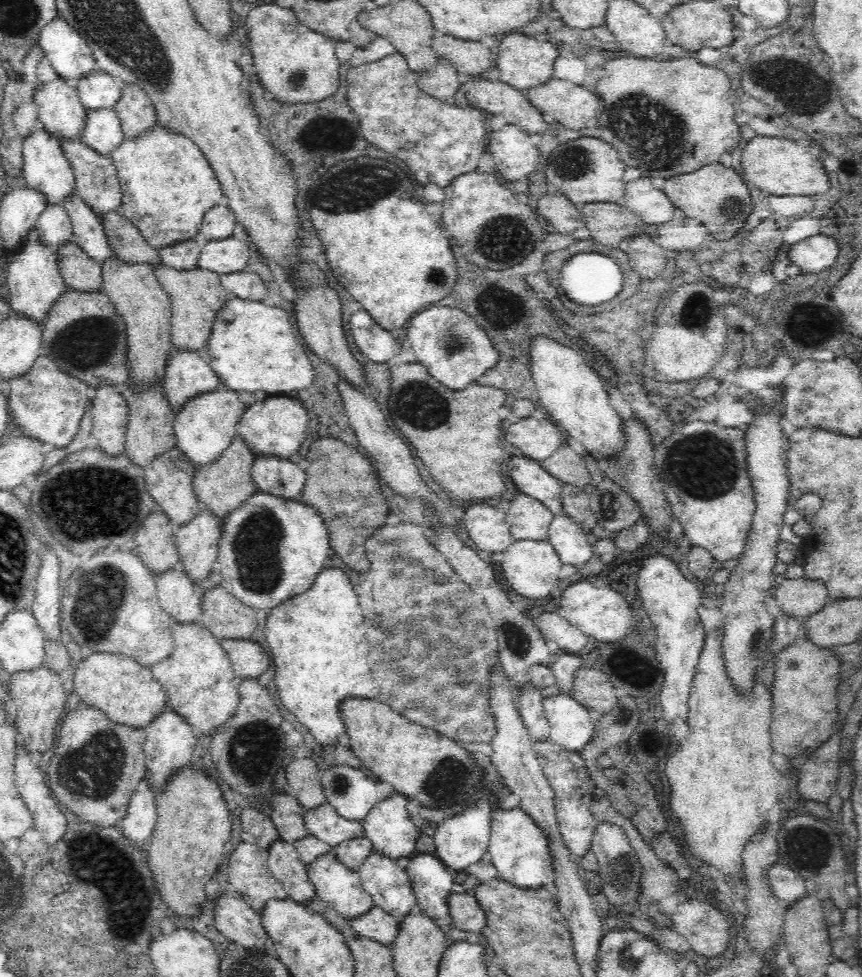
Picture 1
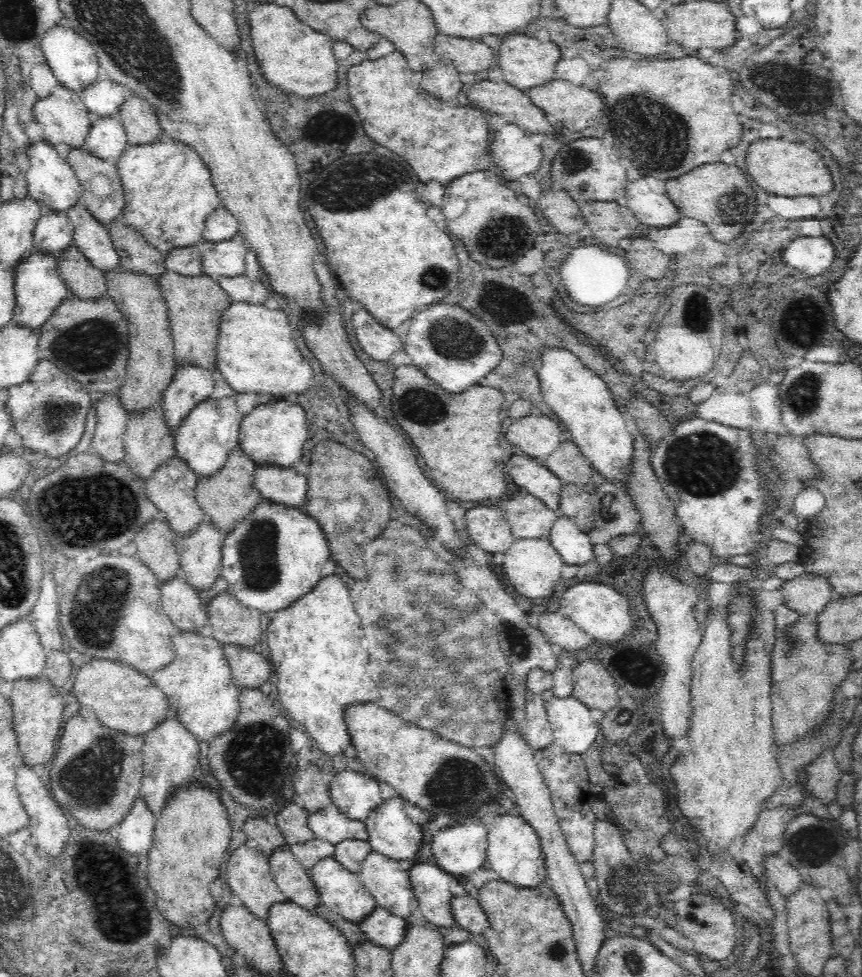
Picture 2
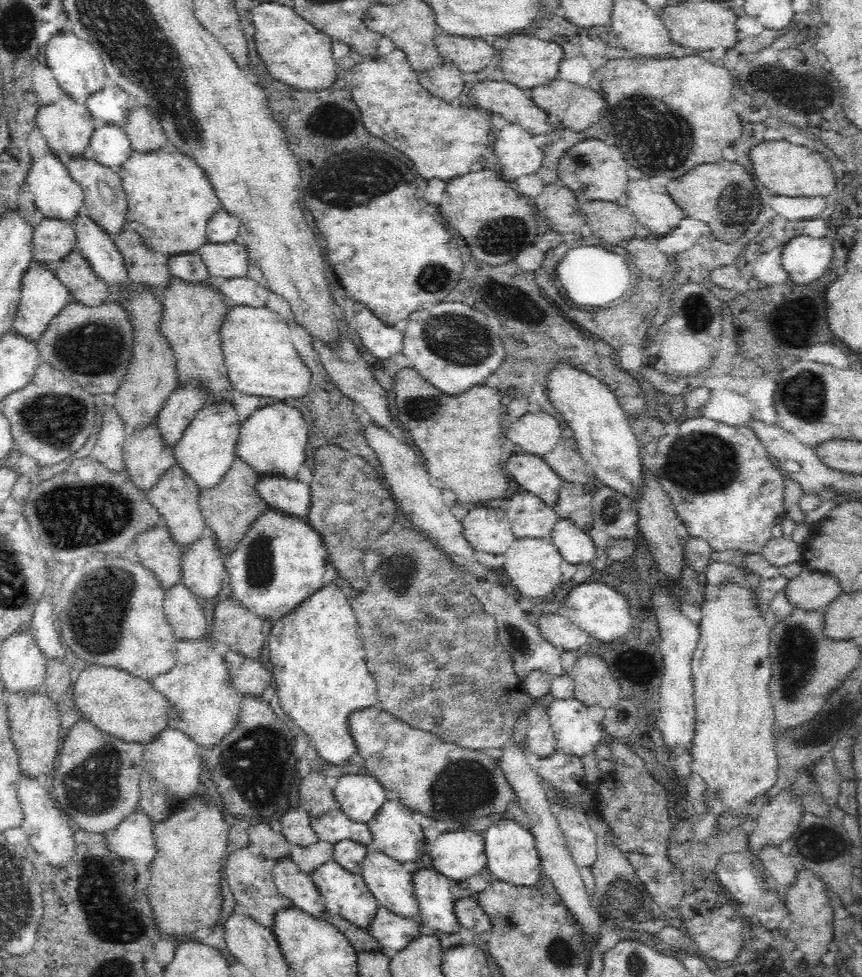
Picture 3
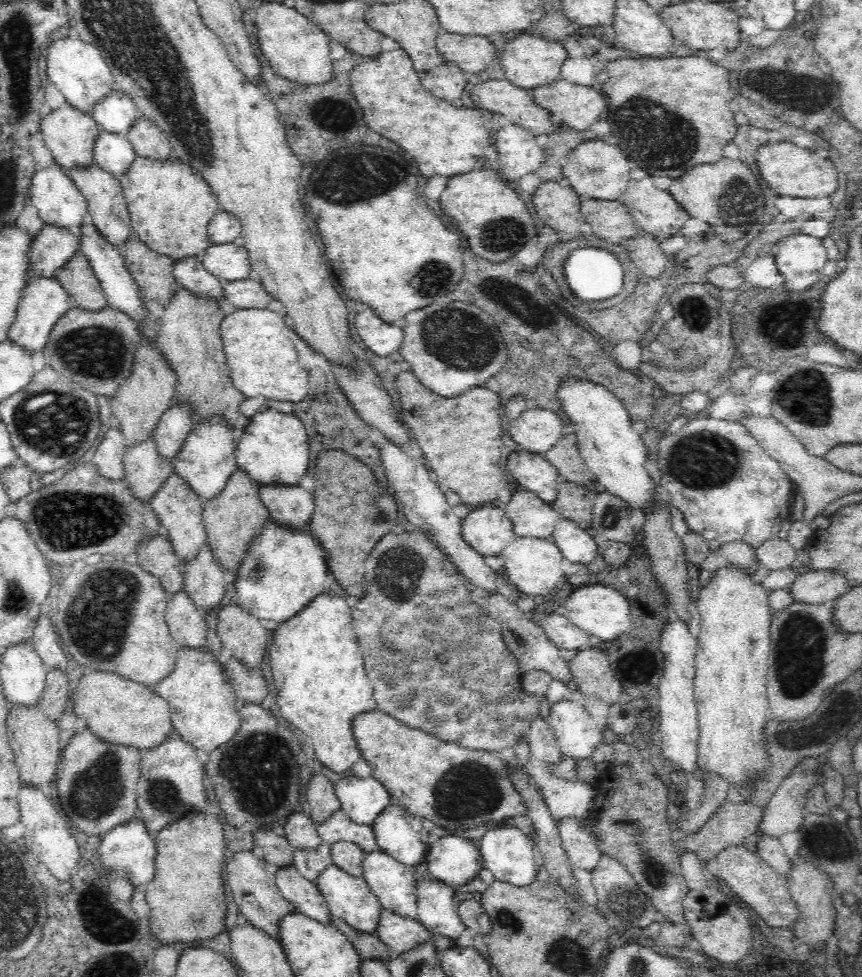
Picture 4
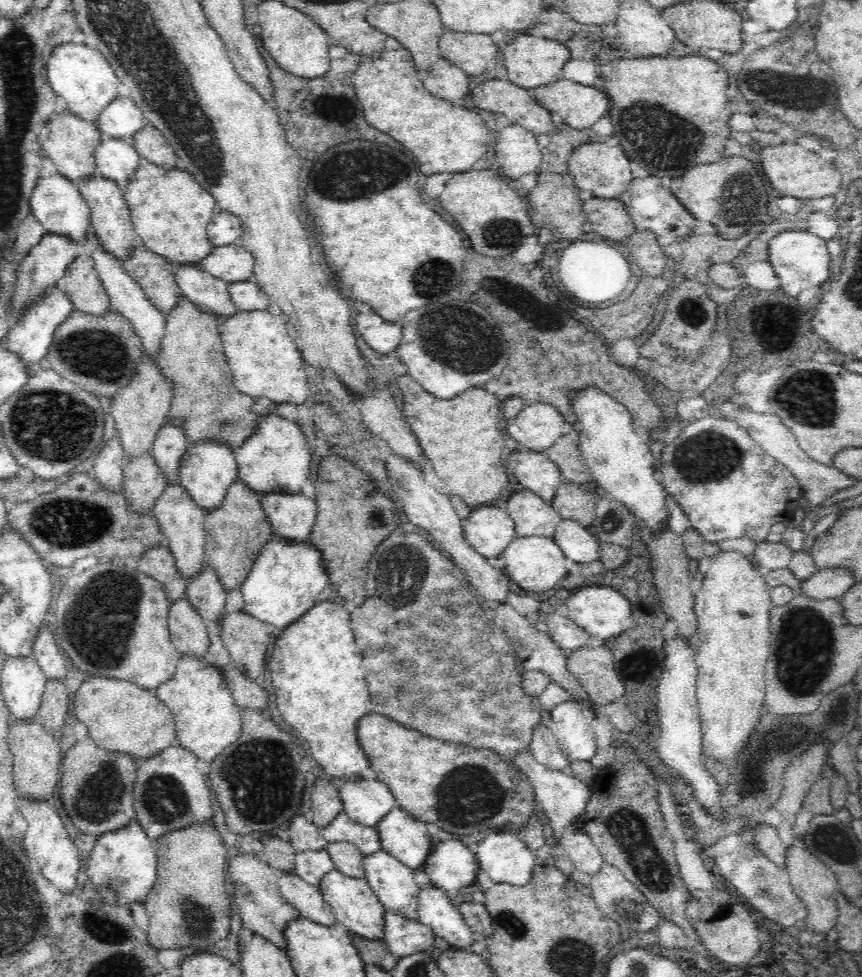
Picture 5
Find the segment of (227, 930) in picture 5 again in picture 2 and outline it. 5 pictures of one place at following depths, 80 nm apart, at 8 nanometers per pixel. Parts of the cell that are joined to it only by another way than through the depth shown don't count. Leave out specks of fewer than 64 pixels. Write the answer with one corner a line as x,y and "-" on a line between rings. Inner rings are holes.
192,782
188,787
183,787
175,794
162,816
157,818
154,845
150,854
147,855
149,858
148,870
150,870
148,884
156,896
155,905
160,917
175,926
176,929
186,928
189,931
190,928
194,930
198,924
208,925
216,912
216,904
219,901
208,892
210,892
210,884
216,882
220,876
220,864
224,860
224,852
229,848
232,836
227,814
224,805
216,797
216,793

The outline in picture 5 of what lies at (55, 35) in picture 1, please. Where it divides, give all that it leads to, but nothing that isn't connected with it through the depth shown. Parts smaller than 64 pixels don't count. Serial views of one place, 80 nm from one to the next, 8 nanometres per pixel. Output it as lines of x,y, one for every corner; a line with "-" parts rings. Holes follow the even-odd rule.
61,43
50,54
47,62
47,80
53,93
65,100
67,110
86,122
98,121
104,108
118,98
120,79
112,65
97,50
84,43

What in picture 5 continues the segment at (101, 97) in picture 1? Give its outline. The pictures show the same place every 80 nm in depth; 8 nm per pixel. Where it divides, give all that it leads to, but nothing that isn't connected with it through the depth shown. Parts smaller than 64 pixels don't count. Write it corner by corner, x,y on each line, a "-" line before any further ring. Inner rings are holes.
120,96
104,108
96,125
103,136
120,140
134,147
134,138
146,128
144,113
130,97

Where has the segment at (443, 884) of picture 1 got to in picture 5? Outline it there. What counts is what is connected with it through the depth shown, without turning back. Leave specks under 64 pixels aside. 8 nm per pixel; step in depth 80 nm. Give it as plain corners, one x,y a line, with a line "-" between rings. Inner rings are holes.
430,883
421,888
419,894
418,920
428,926
451,948
463,949
474,944
478,935
464,921
451,901
452,896
434,888

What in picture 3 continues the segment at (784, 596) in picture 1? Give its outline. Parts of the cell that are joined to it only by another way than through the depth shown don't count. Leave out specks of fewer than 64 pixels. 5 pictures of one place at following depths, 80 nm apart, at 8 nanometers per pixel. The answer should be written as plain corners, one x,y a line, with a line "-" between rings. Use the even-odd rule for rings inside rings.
806,568
793,576
784,590
794,607
808,610
826,607
843,594
838,577

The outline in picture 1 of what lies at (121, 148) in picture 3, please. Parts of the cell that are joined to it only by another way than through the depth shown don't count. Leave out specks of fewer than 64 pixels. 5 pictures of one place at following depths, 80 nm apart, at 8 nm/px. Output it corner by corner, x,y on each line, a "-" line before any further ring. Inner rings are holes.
88,109
88,118
82,141
92,150
102,156
110,154
122,144
125,134
122,130
121,120
115,109
92,110

